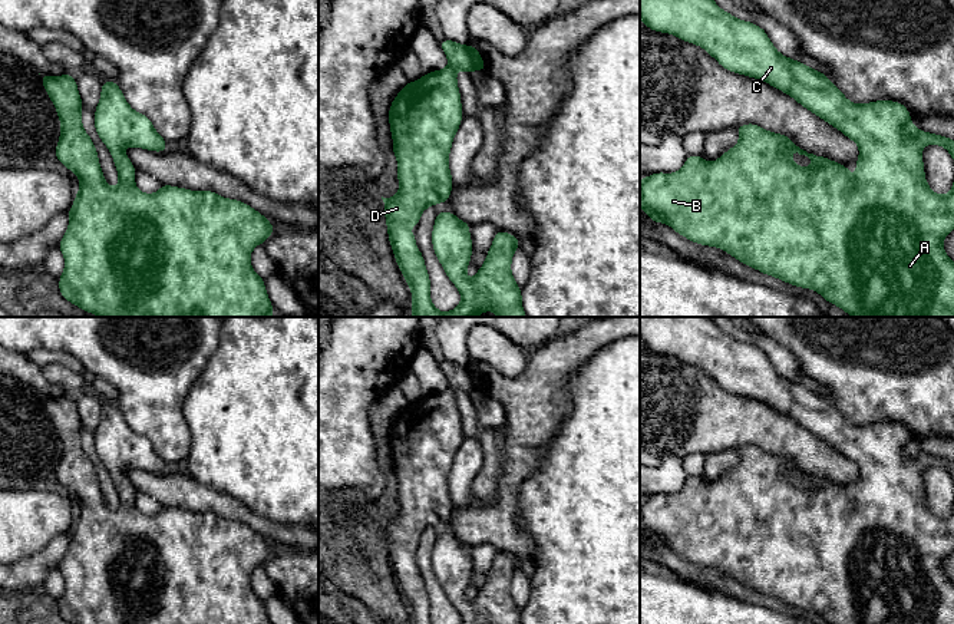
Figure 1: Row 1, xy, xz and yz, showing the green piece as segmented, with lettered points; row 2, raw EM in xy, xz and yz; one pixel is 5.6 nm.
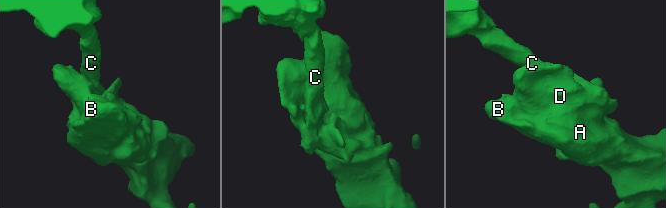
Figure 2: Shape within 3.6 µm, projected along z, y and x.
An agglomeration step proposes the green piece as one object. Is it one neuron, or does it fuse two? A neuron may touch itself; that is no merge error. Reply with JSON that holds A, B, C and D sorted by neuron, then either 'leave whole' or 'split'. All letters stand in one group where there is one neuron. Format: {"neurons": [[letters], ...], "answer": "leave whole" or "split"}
{"neurons": [["A", "B", "C", "D"]], "answer": "leave whole"}

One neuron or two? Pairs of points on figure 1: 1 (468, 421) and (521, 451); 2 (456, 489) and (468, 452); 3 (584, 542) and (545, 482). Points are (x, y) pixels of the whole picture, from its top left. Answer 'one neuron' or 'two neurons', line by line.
1: two neurons
2: one neuron
3: one neuron

